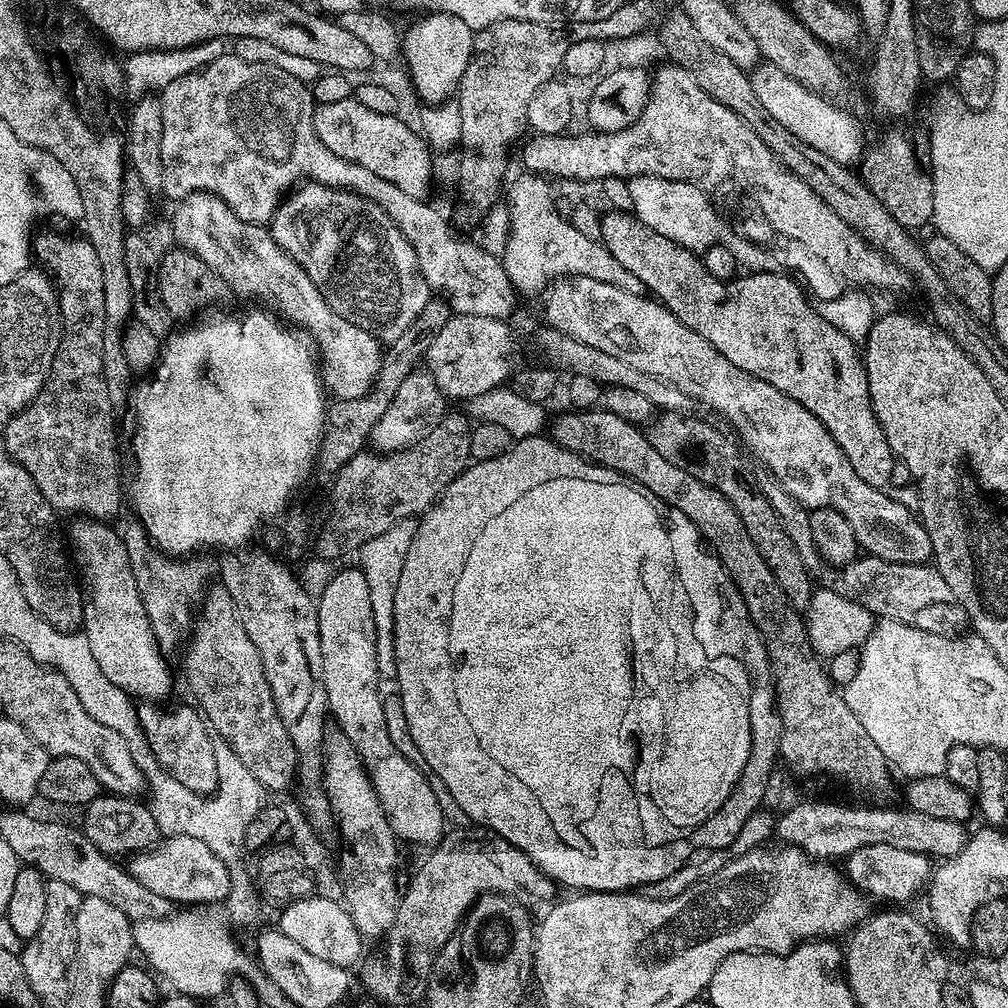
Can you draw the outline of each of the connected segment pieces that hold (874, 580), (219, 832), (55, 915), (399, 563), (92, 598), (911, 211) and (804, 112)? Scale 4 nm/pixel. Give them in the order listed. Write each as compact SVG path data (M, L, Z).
M764 474L764 477L759 477L758 483L761 494L778 514L786 534L790 534L794 550L798 550L808 571L818 577L823 587L834 590L834 594L842 594L842 598L850 598L850 602L858 602L858 606L872 613L873 617L899 618L930 634L955 637L969 627L968 615L962 610L958 598L954 598L954 590L946 586L946 578L942 578L942 574L936 571L935 567L927 563L890 562L867 554L843 566L825 564L816 548L814 534L810 534L809 509L792 499L790 493L776 481L775 476Z
M213 739L212 745L218 766L218 786L215 792L210 796L198 796L192 792L188 800L177 804L172 811L172 825L160 828L160 834L164 838L169 836L198 838L198 842L206 842L206 846L210 846L210 850L214 850L218 858L225 862L233 862L232 860L238 859L240 852L242 853L244 835L250 822L254 822L254 818L265 811L266 790L256 781L254 774L250 774L250 770L242 766L242 758L238 758L238 754L234 754L224 740Z
M66 882L46 883L46 912L42 914L42 926L32 940L23 945L20 961L26 974L26 982L30 990L39 996L41 1001L59 1001L68 994L68 966L74 958L76 931L74 922L78 918L78 906L82 906L84 897L74 886L66 886Z
M400 520L386 534L364 541L358 549L358 567L366 574L366 586L370 586L370 610L374 610L374 630L376 631L376 661L380 679L392 682L396 679L396 659L394 658L394 593L398 590L398 578L402 578L402 566L406 566L406 554L410 554L410 542L414 542L417 521Z
M73 520L76 521L66 536L74 553L74 564L82 585L82 634L90 642L90 654L94 654L98 666L102 666L102 674L106 674L106 678L127 692L129 697L141 696L139 699L144 702L160 702L172 688L172 672L164 661L162 645L156 639L148 611L144 609L138 594L138 582L126 554L123 535L119 531L115 532L111 528L113 525L103 520Z
M894 128L887 132L884 138L885 150L880 153L869 153L869 165L867 168L858 168L860 178L868 189L883 205L890 210L890 214L904 228L917 230L916 228L929 223L932 219L933 188L923 174L915 168L916 158L910 153L912 146L908 139L902 137L902 132Z
M767 62L757 63L751 69L754 94L762 101L762 106L790 130L802 142L806 142L815 148L823 148L832 154L844 154L856 152L860 148L860 124L848 112L835 108L831 99L825 98L819 92L812 92L806 86L802 86L794 78L790 78L775 65Z

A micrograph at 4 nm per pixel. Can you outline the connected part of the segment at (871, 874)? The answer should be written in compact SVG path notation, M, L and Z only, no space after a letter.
M875 844L862 846L846 858L846 879L855 891L865 897L873 896L876 900L885 900L888 906L904 906L907 900L923 893L934 876L933 861L920 852L898 850L898 846Z

